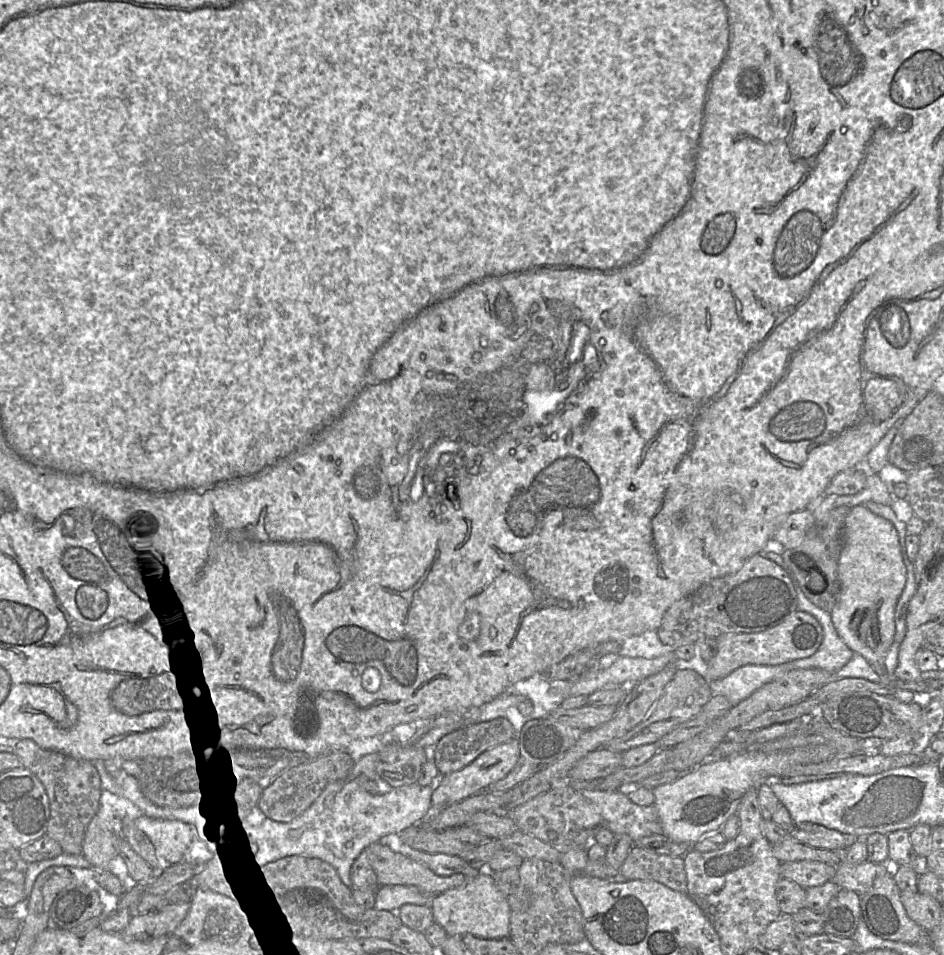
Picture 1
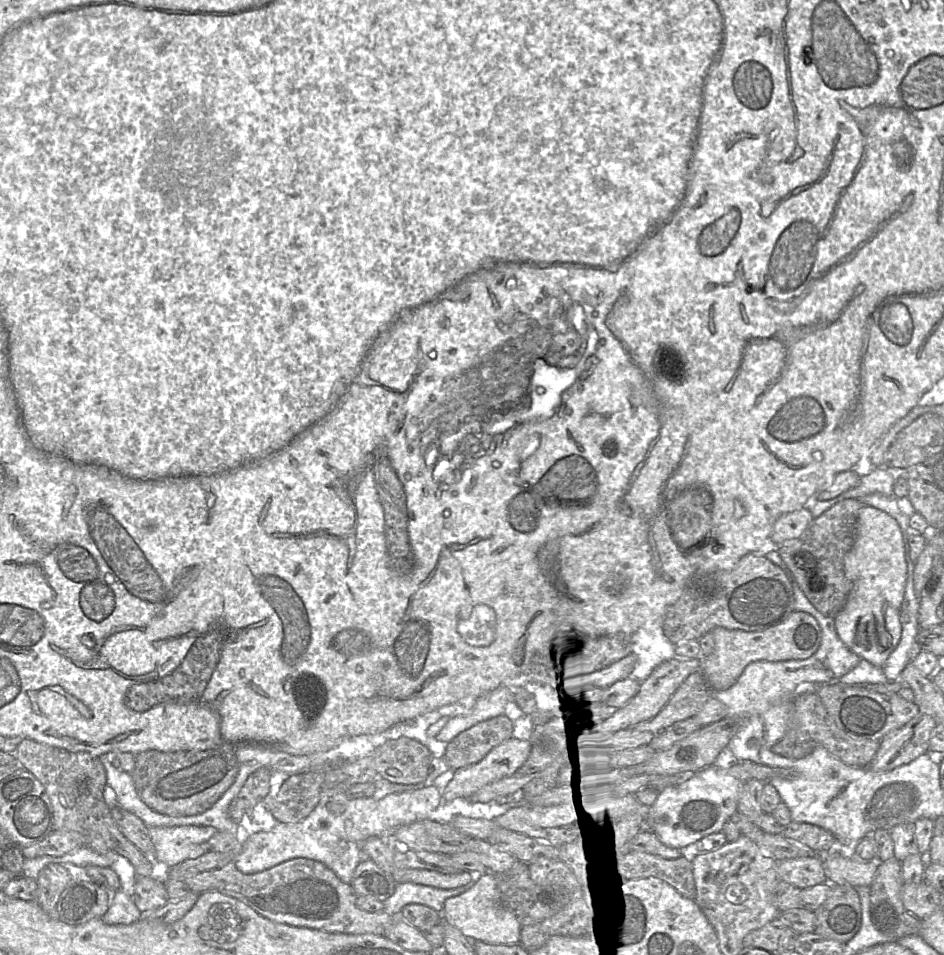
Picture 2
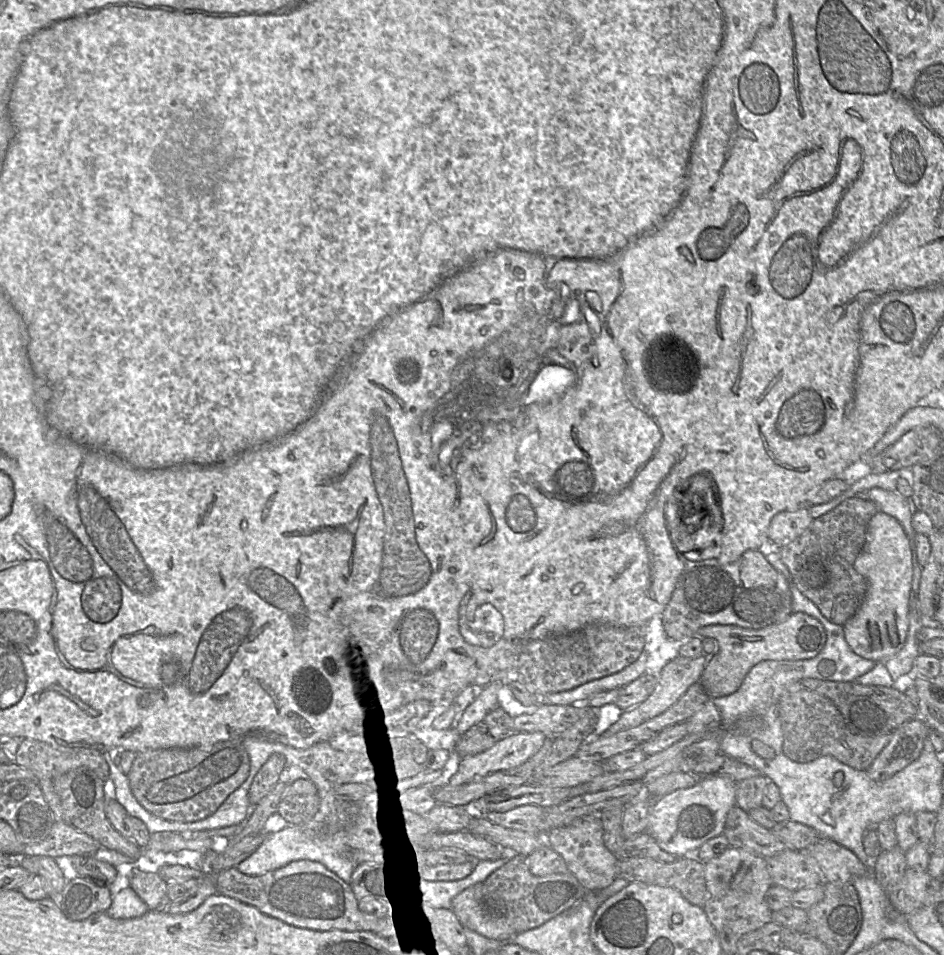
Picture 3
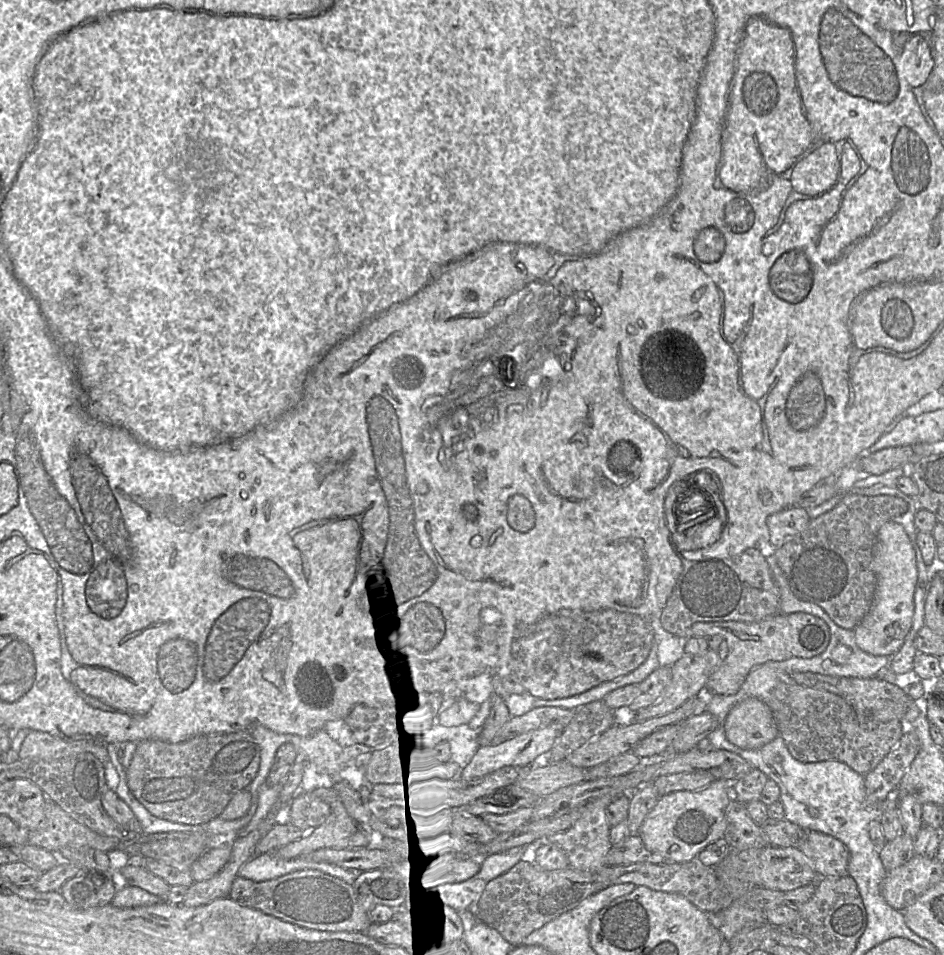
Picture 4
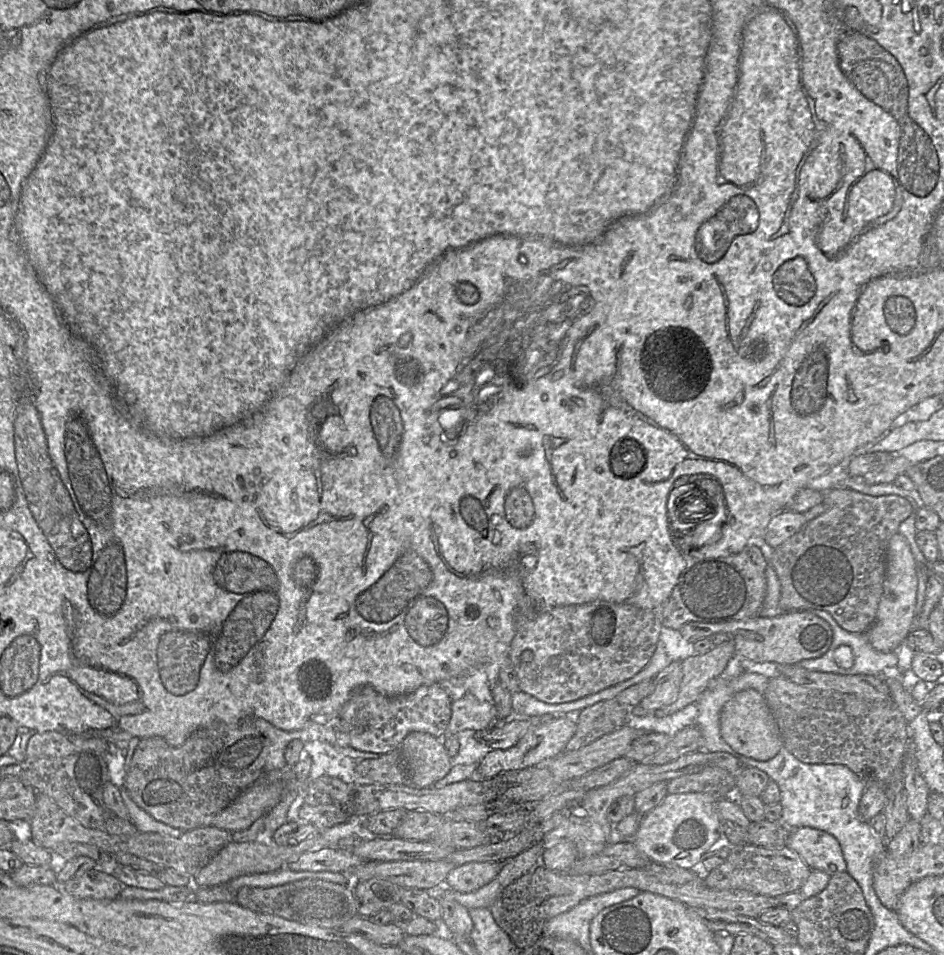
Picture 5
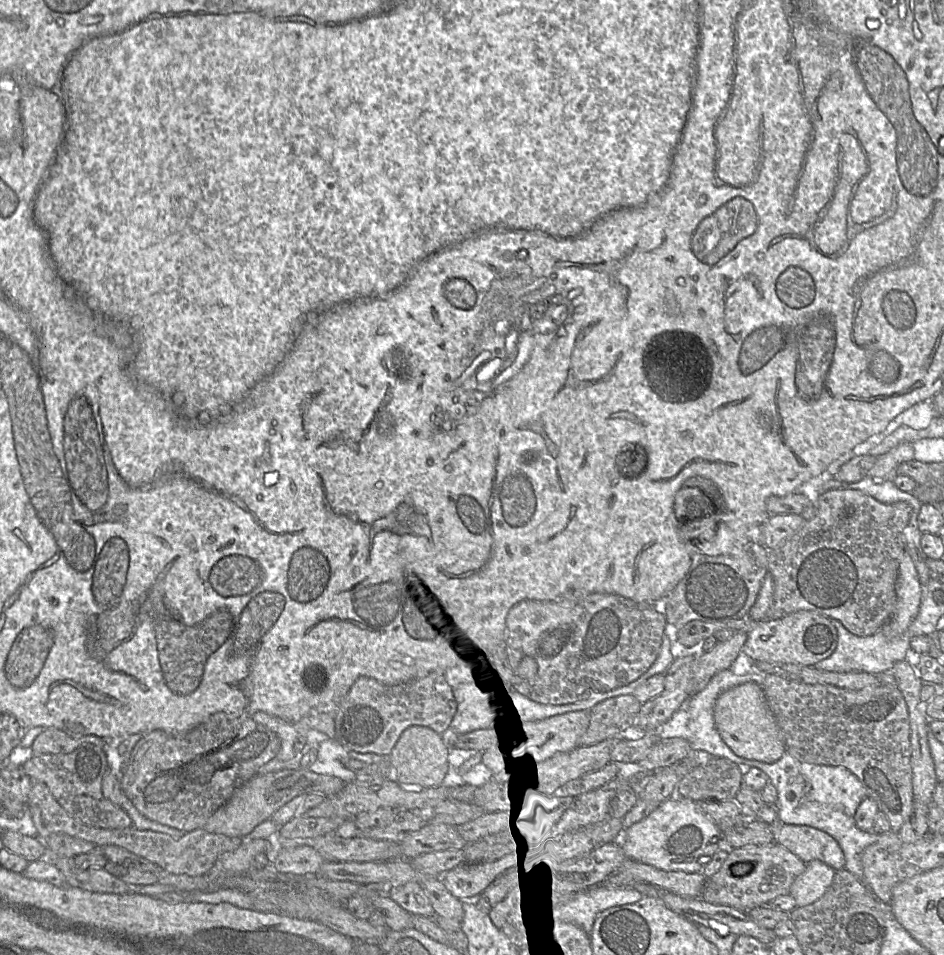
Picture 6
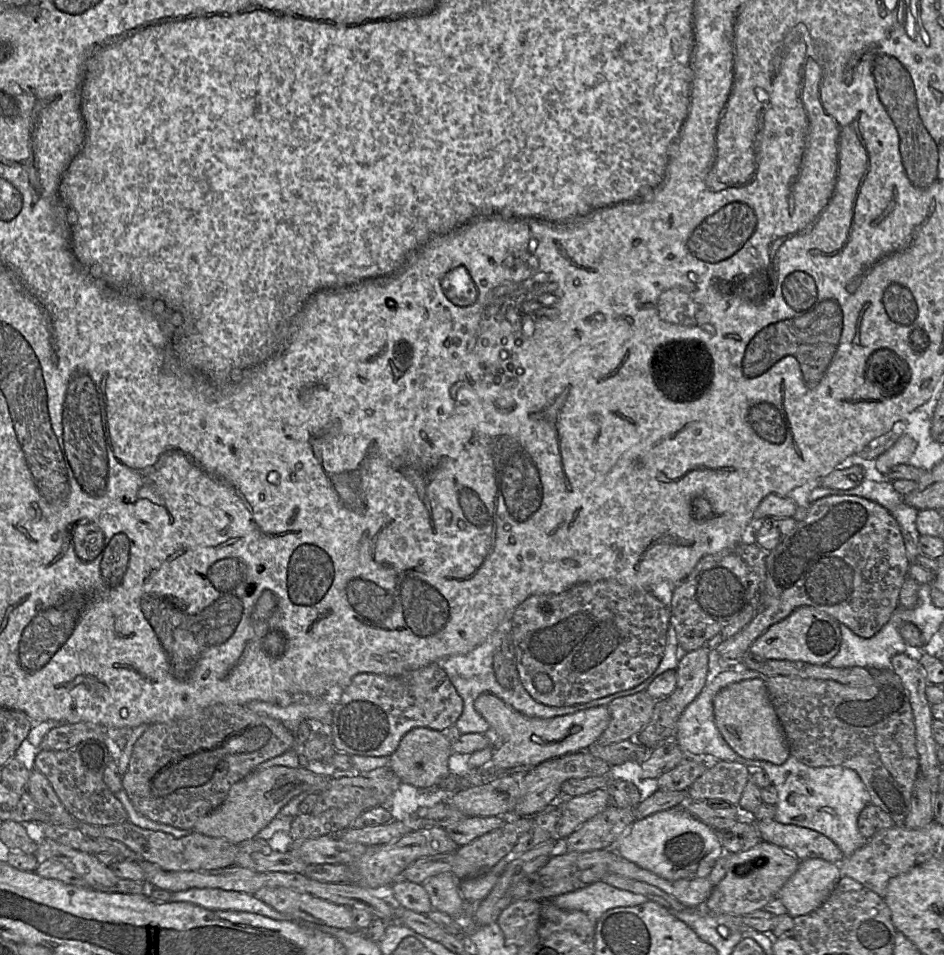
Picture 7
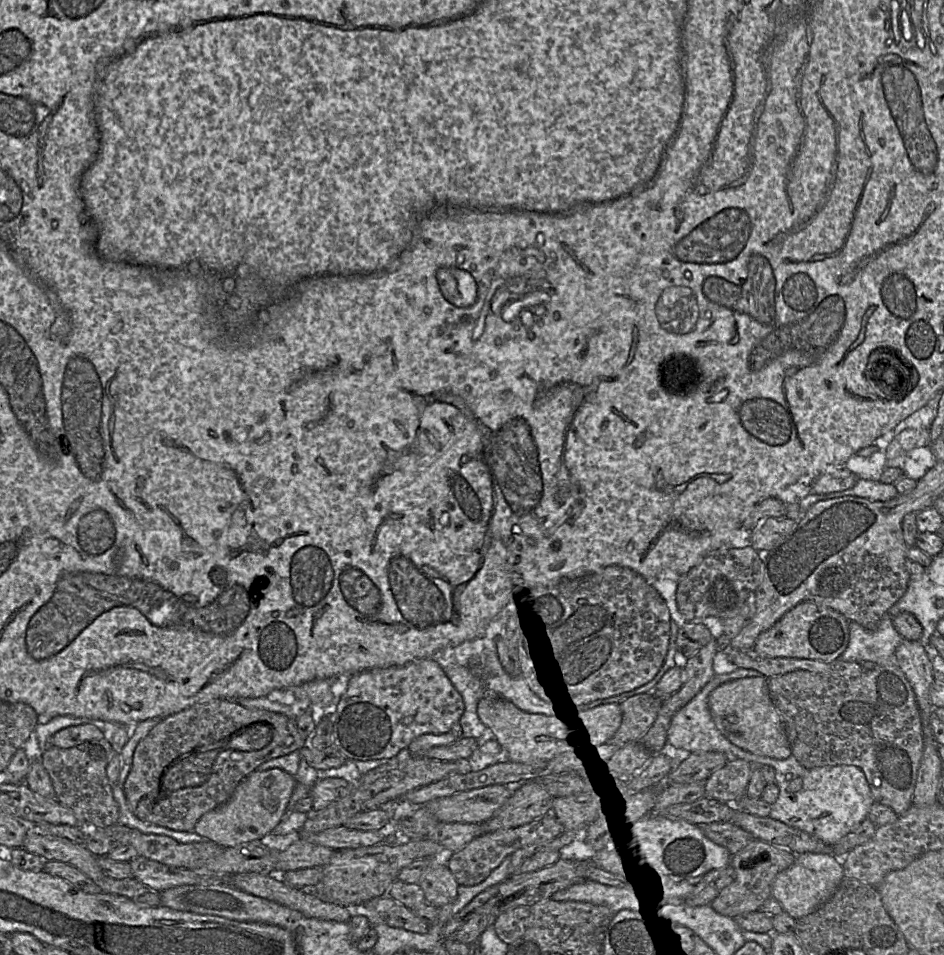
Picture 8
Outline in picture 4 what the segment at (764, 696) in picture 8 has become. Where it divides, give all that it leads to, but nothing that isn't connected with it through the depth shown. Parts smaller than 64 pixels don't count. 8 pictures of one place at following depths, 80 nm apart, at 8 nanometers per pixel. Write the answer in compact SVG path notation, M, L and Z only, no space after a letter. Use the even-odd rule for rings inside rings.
M748 698L734 706L723 727L728 741L745 750L759 749L779 735L770 708L757 698Z

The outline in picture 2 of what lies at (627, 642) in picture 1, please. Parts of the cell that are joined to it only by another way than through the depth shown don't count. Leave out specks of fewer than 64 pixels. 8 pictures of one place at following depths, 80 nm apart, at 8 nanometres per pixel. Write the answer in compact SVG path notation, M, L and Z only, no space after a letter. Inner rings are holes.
M647 622L629 636L631 654L635 654L637 660L628 678L643 682L657 666L675 657L676 645L664 635L662 624Z

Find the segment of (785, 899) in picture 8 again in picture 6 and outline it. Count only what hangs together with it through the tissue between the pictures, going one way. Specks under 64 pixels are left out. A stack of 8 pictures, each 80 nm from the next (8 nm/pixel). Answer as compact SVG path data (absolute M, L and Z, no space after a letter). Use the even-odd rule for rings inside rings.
M820 860L806 863L804 872L796 878L790 888L790 895L798 907L818 900L831 885L836 870Z

